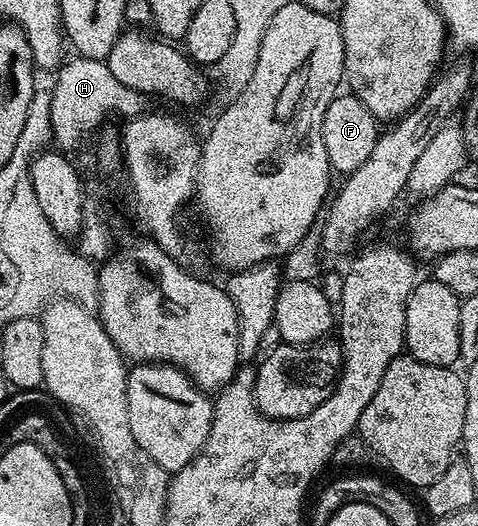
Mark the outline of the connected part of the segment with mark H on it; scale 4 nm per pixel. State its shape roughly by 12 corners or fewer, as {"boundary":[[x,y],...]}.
{"boundary":[[74,55],[50,98],[53,146],[69,152],[114,110],[139,117],[145,94],[110,93],[107,62]]}

